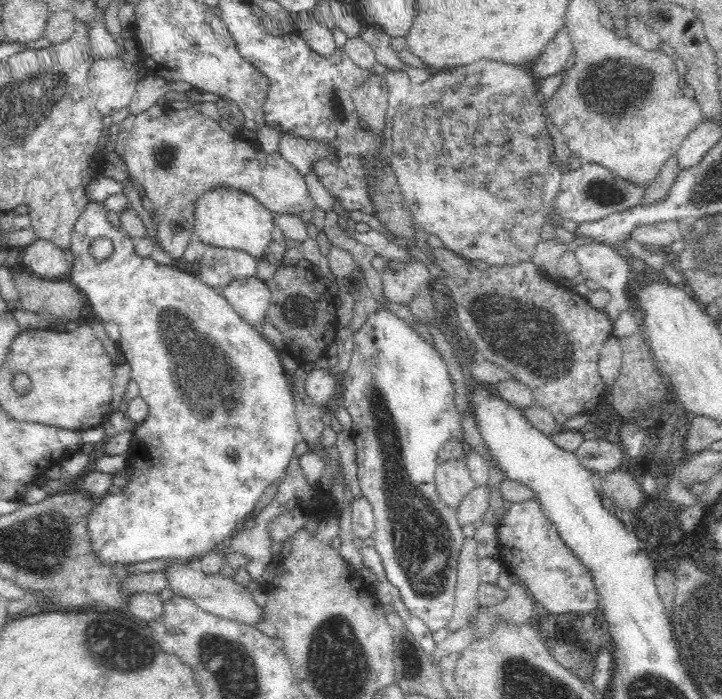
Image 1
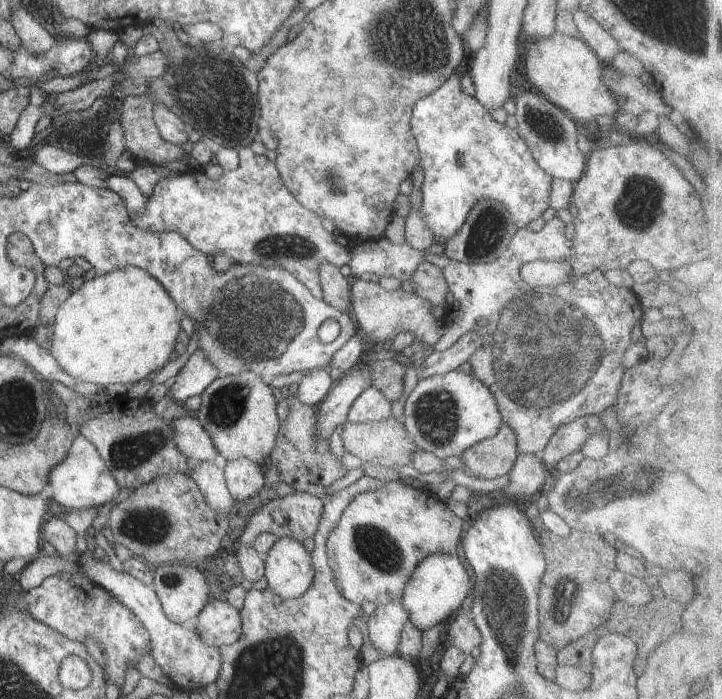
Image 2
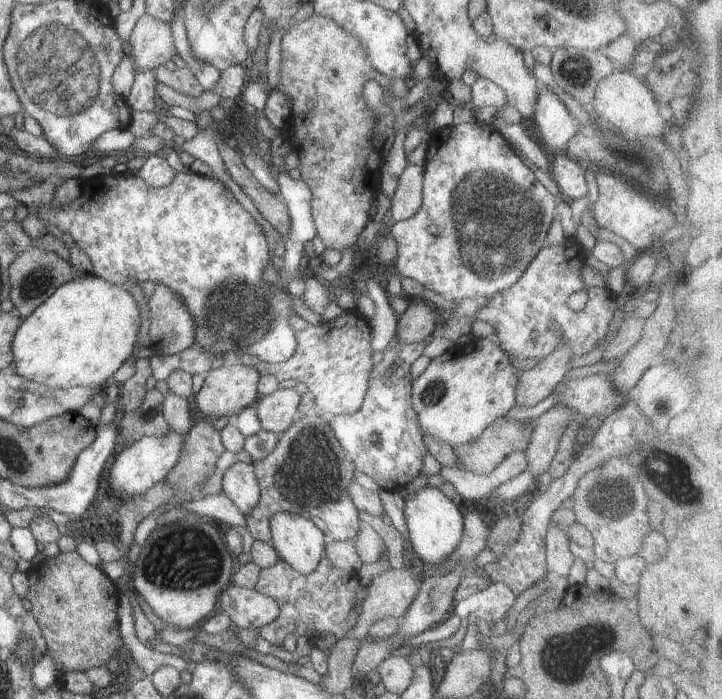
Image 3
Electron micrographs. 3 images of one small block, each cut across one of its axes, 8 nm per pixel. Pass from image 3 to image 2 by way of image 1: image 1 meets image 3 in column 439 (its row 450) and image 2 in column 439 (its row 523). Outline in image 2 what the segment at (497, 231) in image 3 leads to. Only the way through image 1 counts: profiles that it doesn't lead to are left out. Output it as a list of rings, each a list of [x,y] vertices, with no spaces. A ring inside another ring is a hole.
[[[452,73],[440,88],[418,100],[412,111],[411,129],[419,150],[419,164],[424,170],[424,181],[420,186],[422,191],[420,216],[432,231],[436,242],[445,242],[452,236],[456,236],[462,224],[466,222],[472,206],[478,200],[490,198],[504,204],[512,214],[518,229],[542,217],[542,213],[551,204],[550,192],[553,178],[540,168],[530,154],[525,140],[516,130],[494,120],[489,110],[486,110],[475,97],[464,92],[461,88],[461,80],[458,74]]]

